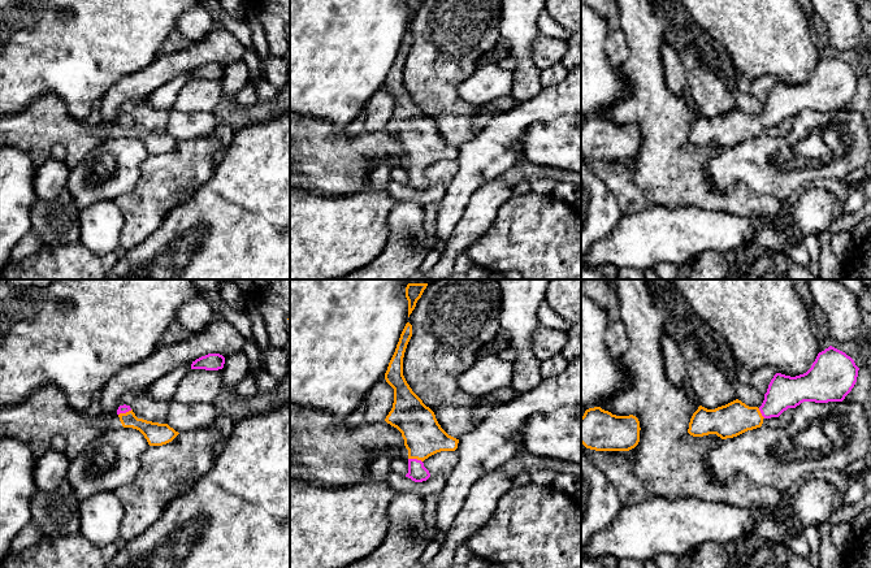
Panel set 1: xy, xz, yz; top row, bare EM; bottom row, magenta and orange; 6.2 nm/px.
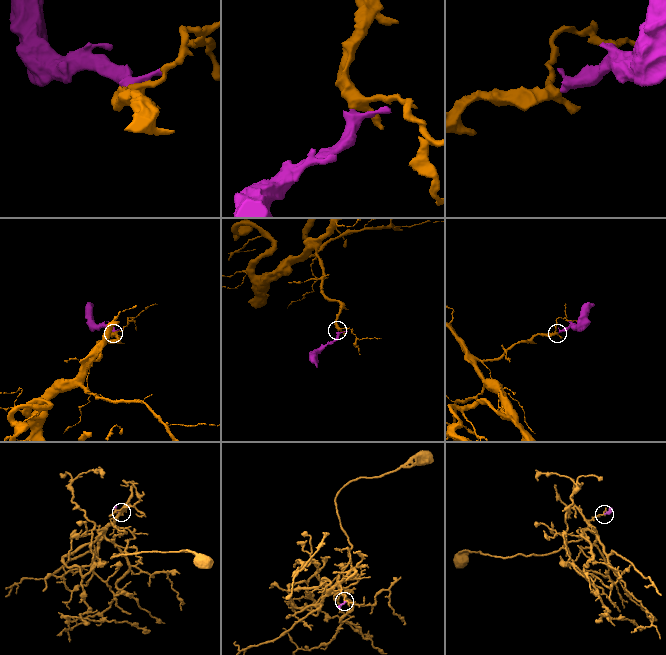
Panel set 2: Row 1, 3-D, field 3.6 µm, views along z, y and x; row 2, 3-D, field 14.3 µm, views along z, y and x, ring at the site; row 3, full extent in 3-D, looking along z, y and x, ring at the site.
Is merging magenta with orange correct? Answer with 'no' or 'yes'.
yes

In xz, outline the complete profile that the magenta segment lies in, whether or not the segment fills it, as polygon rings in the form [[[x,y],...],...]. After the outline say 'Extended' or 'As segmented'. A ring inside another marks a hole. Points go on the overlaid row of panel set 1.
[[[407,322],[385,373],[386,382],[394,389],[393,408],[385,421],[402,433],[408,450],[406,477],[422,482],[430,477],[422,461],[441,451],[455,451],[459,439],[441,428],[434,412],[412,391],[403,376],[403,357],[411,337],[412,325]]]. Extended

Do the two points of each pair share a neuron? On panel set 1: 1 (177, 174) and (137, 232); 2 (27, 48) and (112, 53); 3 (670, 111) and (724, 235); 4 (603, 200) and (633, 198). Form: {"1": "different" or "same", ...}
{"1": "same", "2": "same", "3": "different", "4": "different"}

